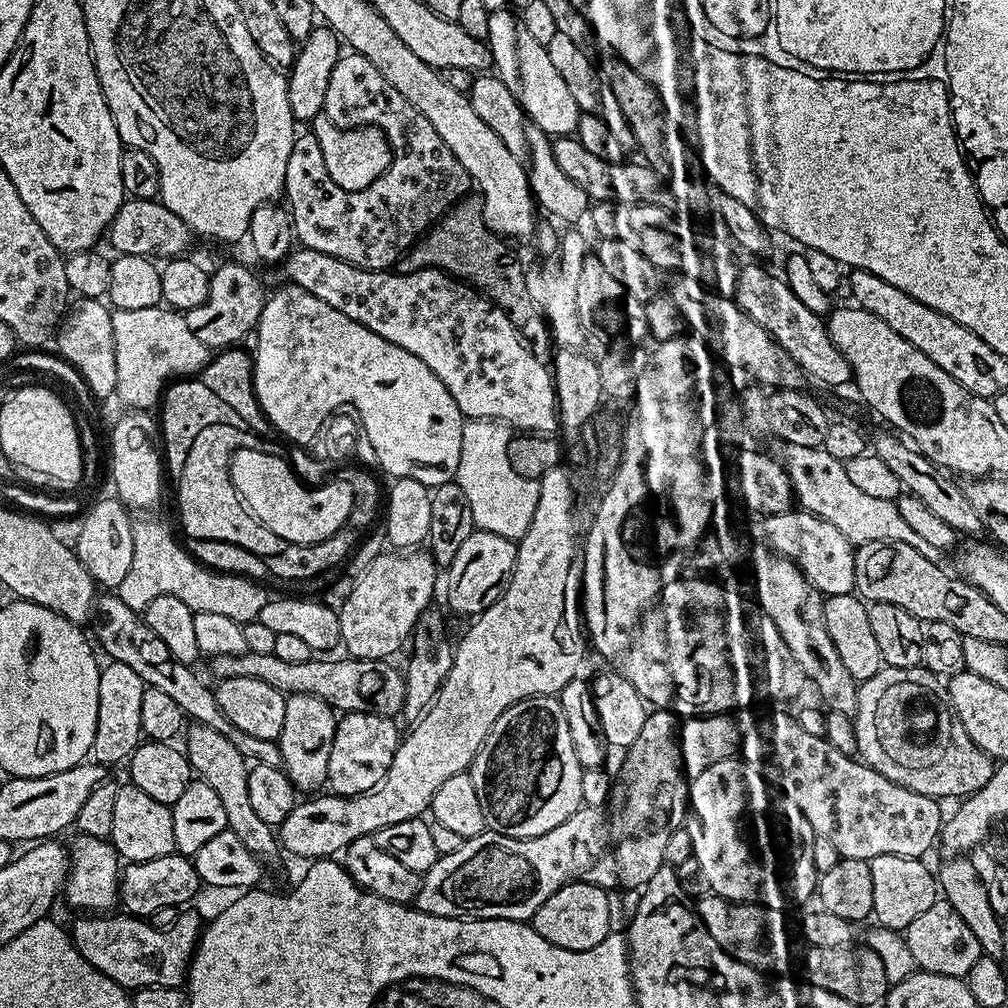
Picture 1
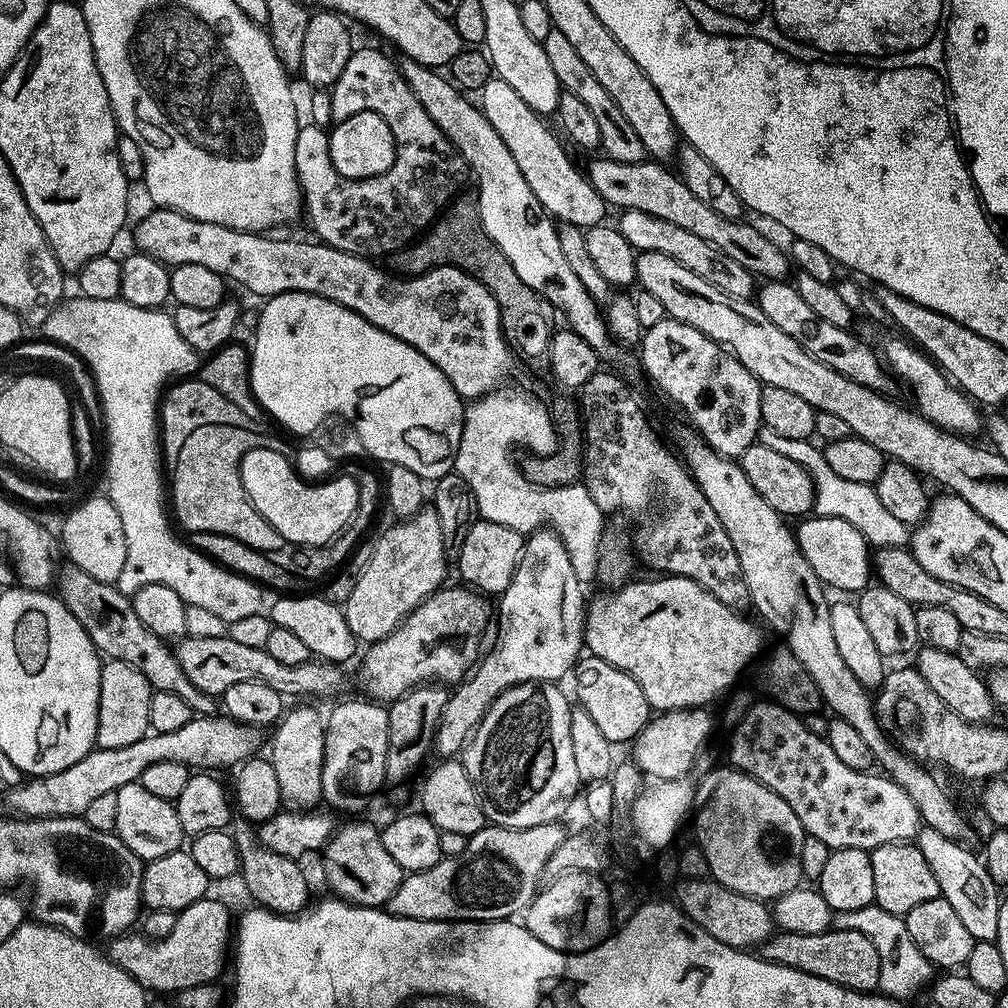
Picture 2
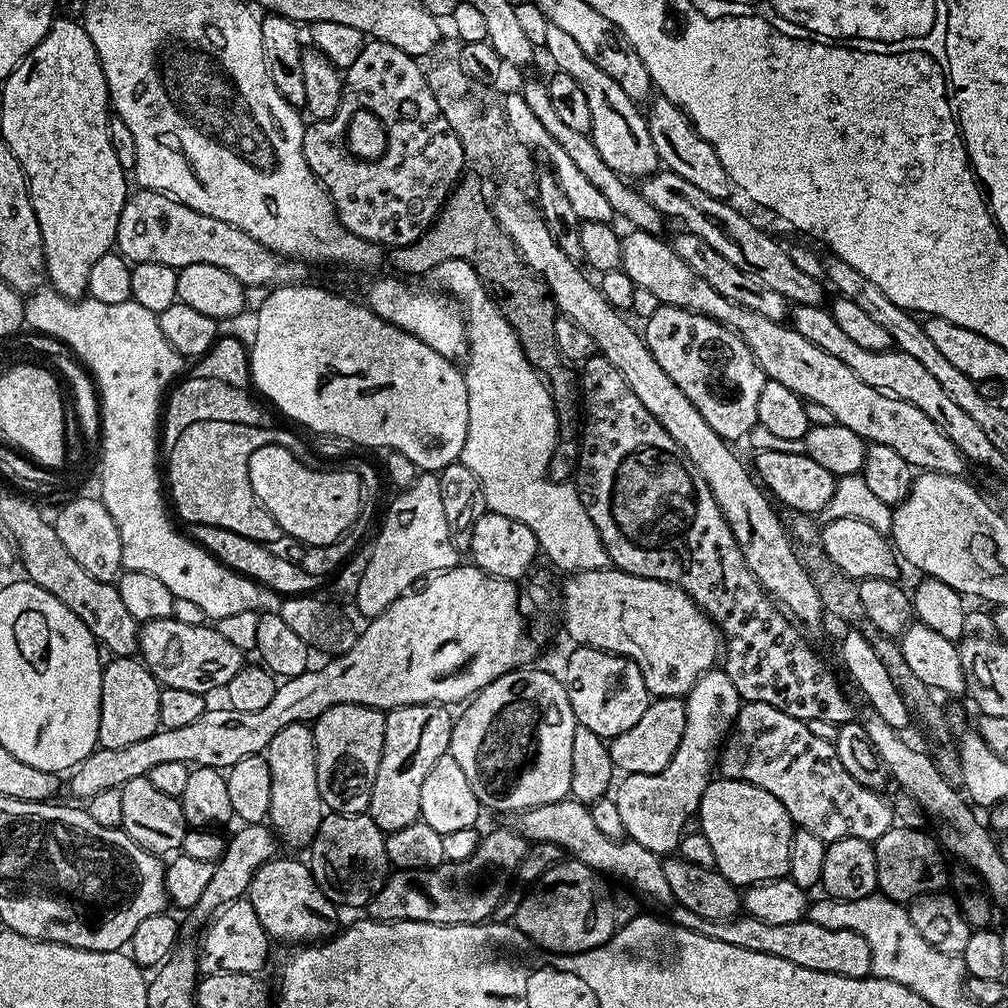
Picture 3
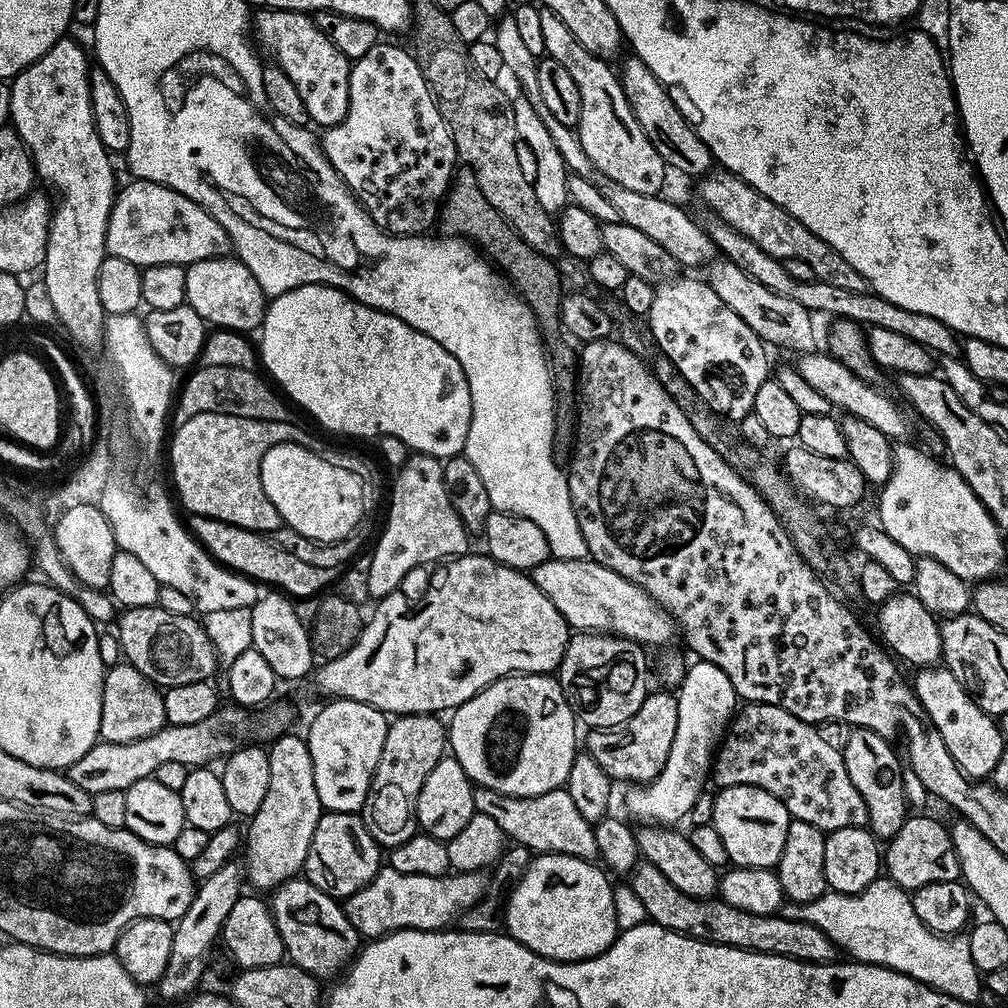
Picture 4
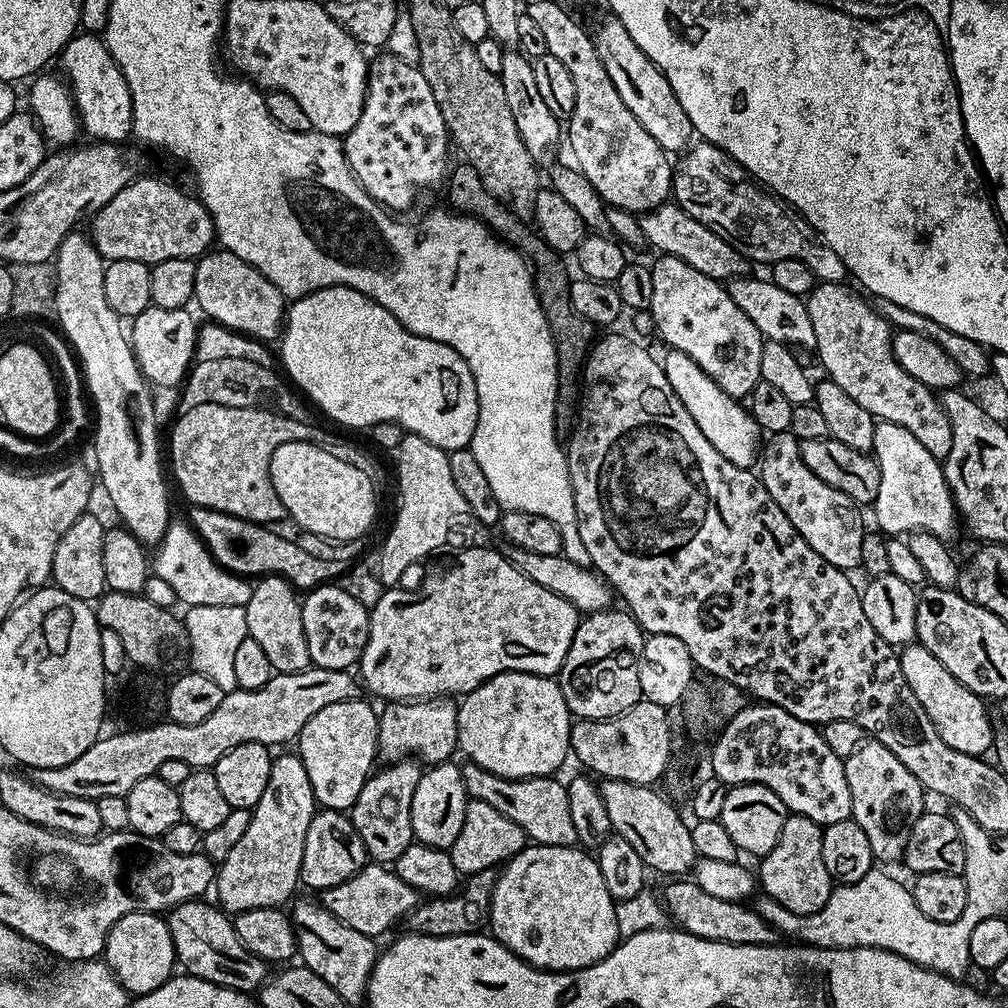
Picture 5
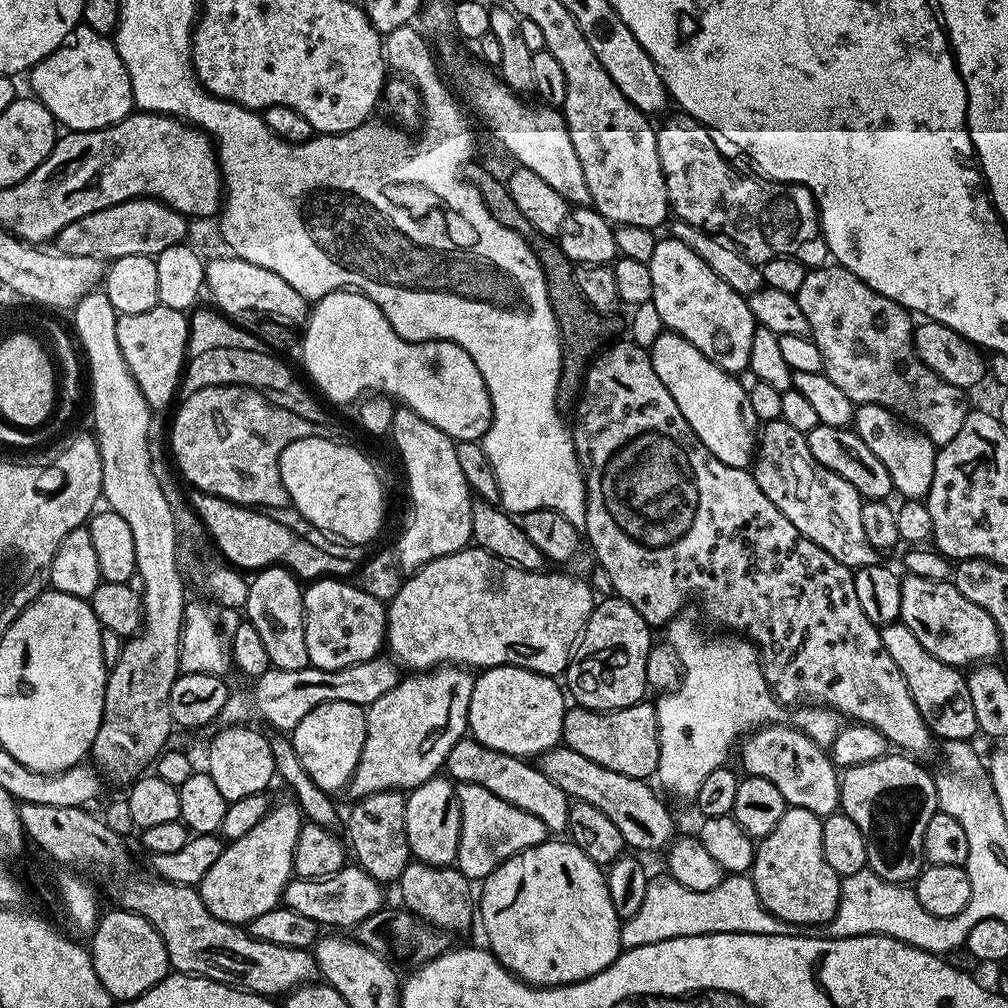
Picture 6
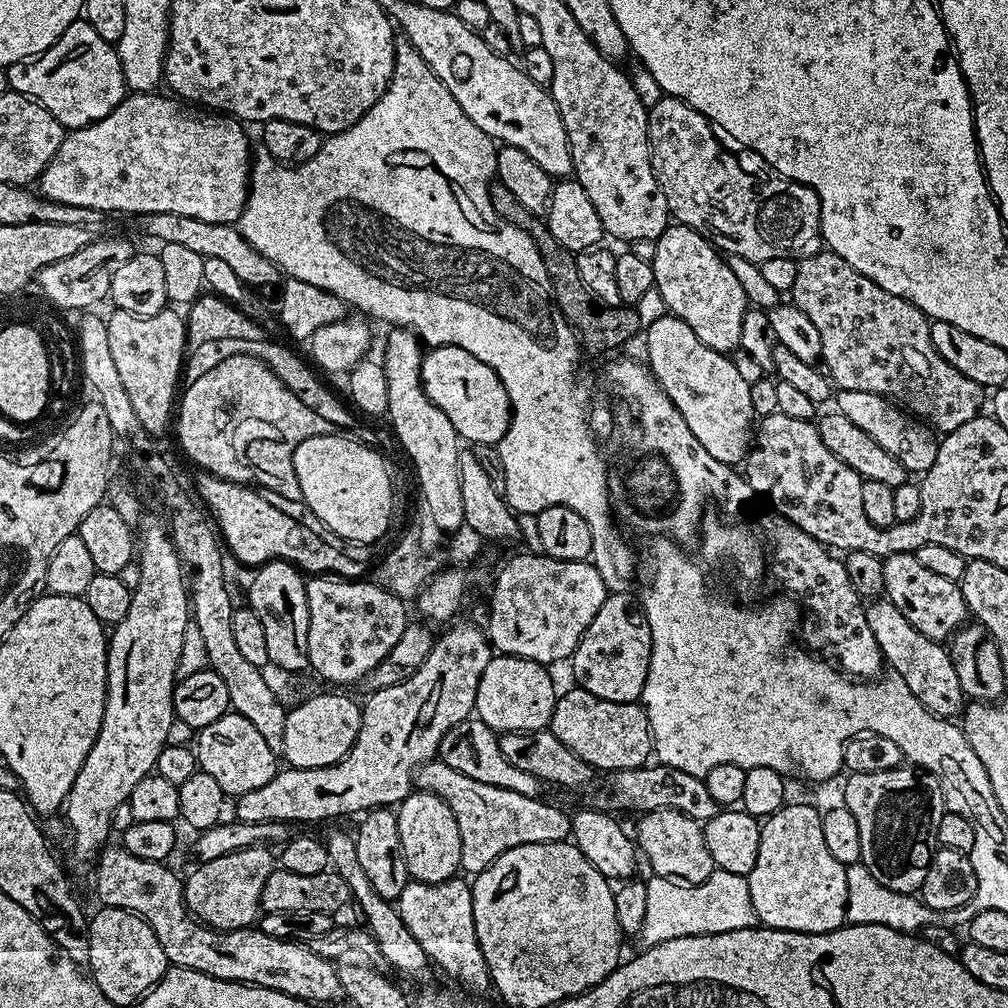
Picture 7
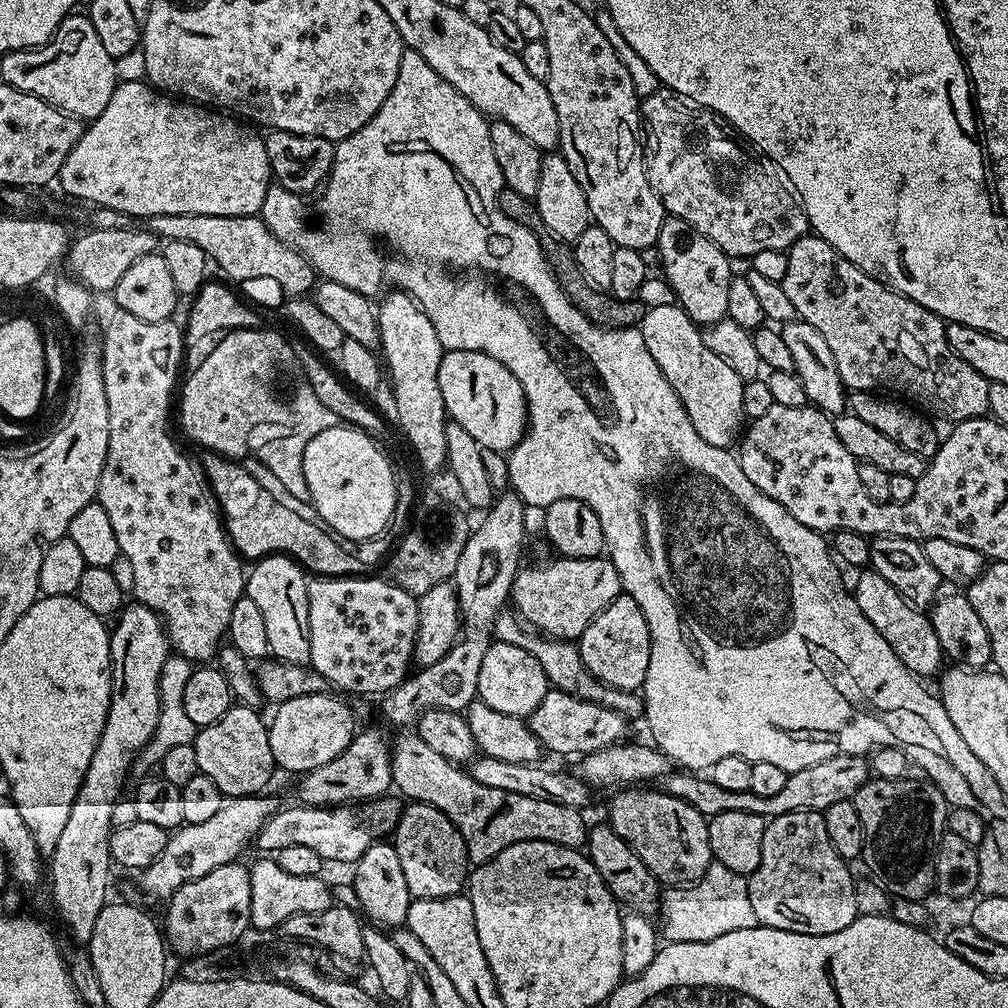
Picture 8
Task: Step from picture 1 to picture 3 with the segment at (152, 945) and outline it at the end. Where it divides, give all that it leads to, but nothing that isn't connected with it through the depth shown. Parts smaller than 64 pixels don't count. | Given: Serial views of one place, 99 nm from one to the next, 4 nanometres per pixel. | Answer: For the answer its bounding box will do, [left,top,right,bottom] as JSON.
[198,898,270,975]

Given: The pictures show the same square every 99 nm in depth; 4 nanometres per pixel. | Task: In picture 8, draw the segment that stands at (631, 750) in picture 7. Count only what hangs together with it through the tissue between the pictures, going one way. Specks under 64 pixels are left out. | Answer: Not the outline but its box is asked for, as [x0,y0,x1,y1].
[528,687,629,758]

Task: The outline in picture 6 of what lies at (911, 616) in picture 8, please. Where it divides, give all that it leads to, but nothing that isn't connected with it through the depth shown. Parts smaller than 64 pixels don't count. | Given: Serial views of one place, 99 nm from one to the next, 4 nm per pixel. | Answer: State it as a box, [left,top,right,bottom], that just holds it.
[880,622,978,742]

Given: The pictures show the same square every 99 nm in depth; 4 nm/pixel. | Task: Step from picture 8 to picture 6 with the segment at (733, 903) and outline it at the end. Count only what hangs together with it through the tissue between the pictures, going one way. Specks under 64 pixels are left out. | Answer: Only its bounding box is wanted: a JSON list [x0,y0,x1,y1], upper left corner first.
[620,874,794,950]

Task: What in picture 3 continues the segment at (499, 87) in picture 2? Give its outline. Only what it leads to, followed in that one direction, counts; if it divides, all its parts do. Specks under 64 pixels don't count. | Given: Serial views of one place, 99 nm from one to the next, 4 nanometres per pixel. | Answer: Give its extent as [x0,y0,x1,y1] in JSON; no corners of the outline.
[503,91,615,223]

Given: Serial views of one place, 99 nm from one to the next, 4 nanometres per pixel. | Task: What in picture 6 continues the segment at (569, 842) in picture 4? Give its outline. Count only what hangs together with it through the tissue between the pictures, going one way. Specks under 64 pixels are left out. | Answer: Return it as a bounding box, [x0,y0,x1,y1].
[446,738,570,834]

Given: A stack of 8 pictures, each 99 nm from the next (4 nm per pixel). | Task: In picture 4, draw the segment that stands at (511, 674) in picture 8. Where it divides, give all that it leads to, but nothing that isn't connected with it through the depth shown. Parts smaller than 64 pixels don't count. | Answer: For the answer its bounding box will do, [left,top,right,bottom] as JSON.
[446,672,578,796]

